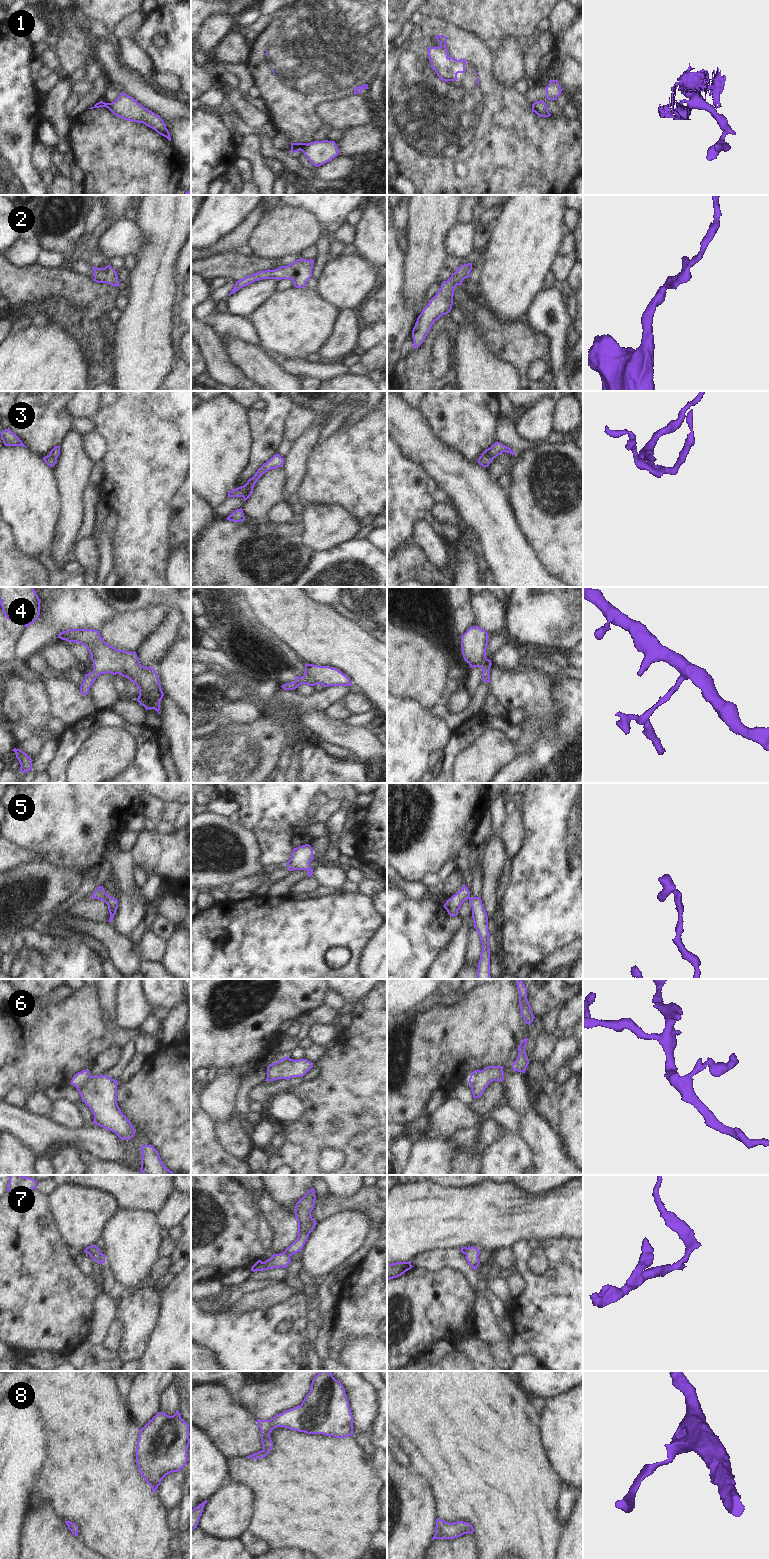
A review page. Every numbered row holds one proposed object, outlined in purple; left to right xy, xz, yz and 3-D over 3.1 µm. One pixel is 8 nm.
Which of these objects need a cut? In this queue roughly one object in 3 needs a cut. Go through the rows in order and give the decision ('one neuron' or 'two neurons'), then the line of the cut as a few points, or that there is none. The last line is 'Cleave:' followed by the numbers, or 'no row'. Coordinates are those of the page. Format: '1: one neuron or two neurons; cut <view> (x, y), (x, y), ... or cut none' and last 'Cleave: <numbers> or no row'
1: two neurons; cut xz (307, 144), (299, 149)
2: one neuron; cut none
3: two neurons; cut xz (246, 484), (247, 491), (242, 496)
4: one neuron; cut none
5: one neuron; cut none
6: one neuron; cut none
7: two neurons; cut xz (284, 1252), (289, 1256)
8: one neuron; cut none
Cleave: 1, 3, 7

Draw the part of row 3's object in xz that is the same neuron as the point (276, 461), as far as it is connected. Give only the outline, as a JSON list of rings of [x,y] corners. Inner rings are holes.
[[[278,453],[274,455],[270,460],[264,463],[256,472],[256,474],[250,478],[246,485],[248,488],[247,494],[243,496],[244,502],[252,495],[253,488],[258,481],[258,479],[267,471],[271,469],[276,469],[282,467],[284,464],[284,458],[282,458]]]

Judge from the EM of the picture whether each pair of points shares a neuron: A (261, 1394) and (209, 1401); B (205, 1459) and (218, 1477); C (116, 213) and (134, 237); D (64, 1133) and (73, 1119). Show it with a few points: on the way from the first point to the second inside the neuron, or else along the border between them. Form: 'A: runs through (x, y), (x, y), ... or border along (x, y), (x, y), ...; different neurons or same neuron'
A: border along (212, 1384), (222, 1386), (228, 1395), (249, 1413); different neurons
B: runs through (205, 1463), (214, 1473); same neuron
C: border along (123, 218), (111, 224); different neurons
D: border along (46, 1117), (69, 1128), (78, 1128), (87, 1124); different neurons

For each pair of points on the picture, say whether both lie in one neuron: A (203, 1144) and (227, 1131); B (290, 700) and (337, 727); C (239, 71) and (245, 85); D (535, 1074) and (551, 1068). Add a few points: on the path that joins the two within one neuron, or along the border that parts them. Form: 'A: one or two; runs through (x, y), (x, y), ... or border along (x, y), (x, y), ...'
A: two; border along (214, 1124), (215, 1140), (230, 1155)
B: two; border along (323, 711), (305, 710), (295, 715)
C: one; runs through (242, 74), (245, 77), (245, 82)
D: two; border along (544, 1064), (546, 1074), (553, 1080)

